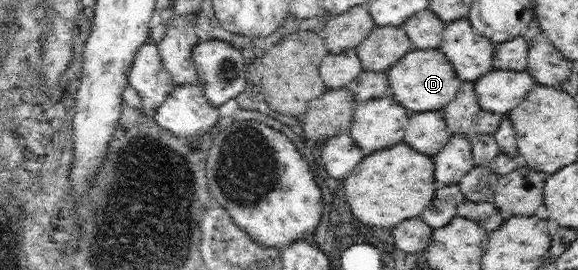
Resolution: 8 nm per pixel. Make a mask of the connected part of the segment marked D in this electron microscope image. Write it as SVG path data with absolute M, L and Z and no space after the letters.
M439 47L425 50L412 49L386 72L393 91L393 99L409 113L442 111L458 97L463 84L454 66Z

